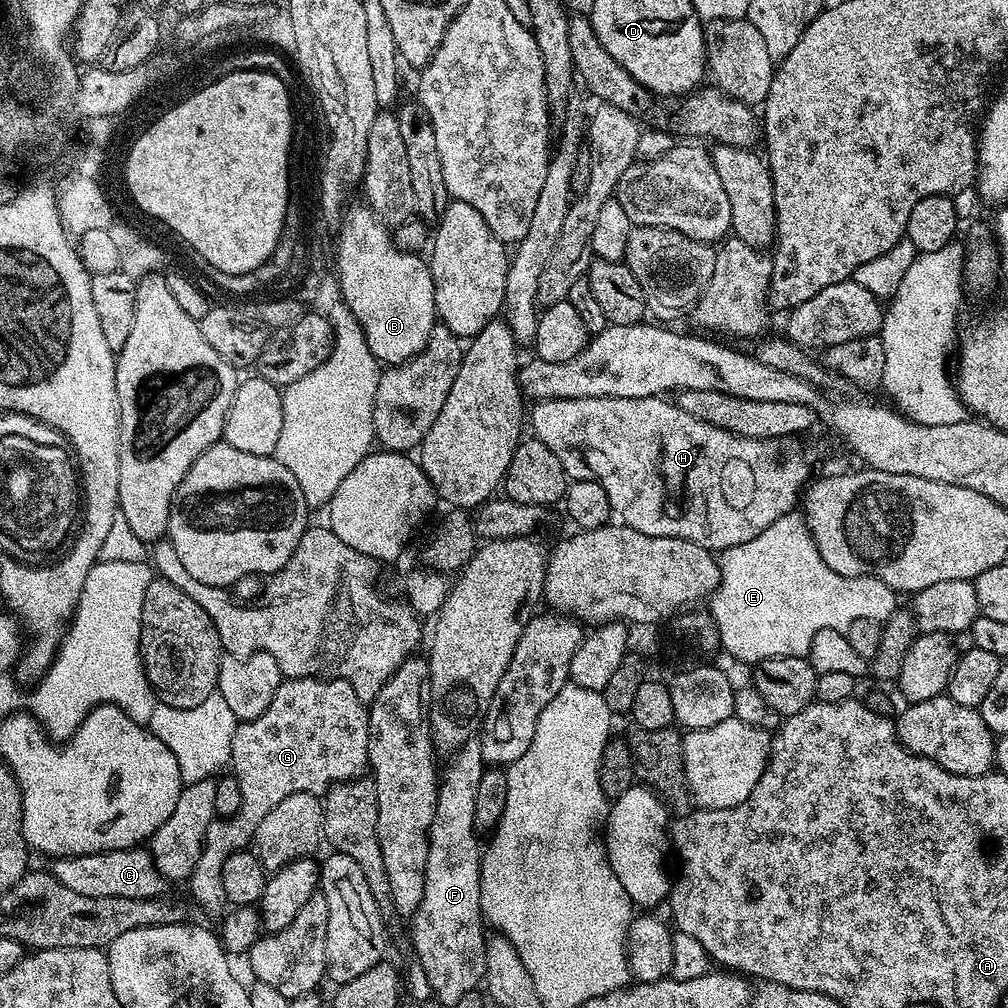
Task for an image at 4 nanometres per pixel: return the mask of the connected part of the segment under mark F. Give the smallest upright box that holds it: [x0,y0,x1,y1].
[410,738,486,1006]

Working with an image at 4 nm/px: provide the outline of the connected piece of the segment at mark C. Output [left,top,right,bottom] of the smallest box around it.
[50,847,166,898]

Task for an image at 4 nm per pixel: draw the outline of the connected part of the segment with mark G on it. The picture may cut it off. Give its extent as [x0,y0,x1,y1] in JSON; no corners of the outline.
[186,676,368,917]

